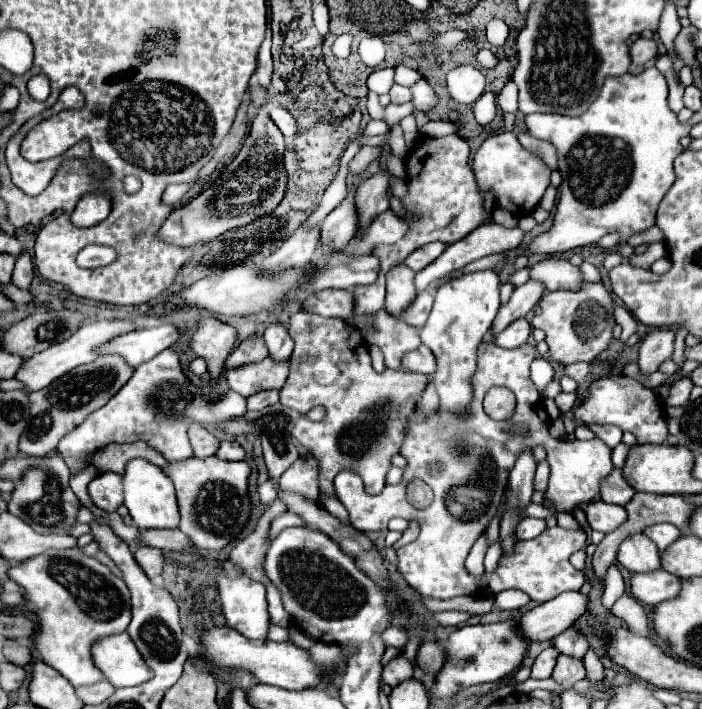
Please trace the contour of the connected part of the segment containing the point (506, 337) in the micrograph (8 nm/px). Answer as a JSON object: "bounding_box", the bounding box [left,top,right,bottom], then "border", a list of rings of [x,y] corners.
{"bounding_box":[496,319,530,349],"border":[[[518,319],[514,323],[510,323],[500,335],[496,335],[496,345],[500,347],[508,347],[508,349],[514,349],[514,347],[520,347],[528,341],[530,337],[530,323],[526,319]]]}

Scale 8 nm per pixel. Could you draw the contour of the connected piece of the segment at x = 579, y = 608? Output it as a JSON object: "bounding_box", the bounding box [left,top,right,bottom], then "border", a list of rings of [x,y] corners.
{"bounding_box":[516,591,588,643],"border":[[[566,591],[552,601],[536,605],[516,619],[518,631],[530,643],[552,641],[560,631],[566,631],[588,605],[588,597],[578,591]]]}

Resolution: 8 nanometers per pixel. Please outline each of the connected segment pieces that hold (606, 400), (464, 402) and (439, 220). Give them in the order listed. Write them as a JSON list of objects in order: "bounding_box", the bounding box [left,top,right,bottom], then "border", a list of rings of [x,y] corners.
[{"bounding_box":[574,373,668,445],"border":[[[612,373],[602,379],[596,379],[590,385],[588,397],[578,403],[574,409],[574,419],[582,423],[596,423],[596,425],[616,425],[622,431],[630,431],[636,435],[638,443],[654,443],[662,445],[668,439],[666,429],[666,415],[664,405],[656,397],[656,393],[642,383],[638,383],[632,377],[626,377],[622,373]]]},{"bounding_box":[420,271,500,413],"border":[[[476,271],[460,279],[440,285],[436,303],[430,311],[428,323],[420,329],[422,345],[430,347],[438,361],[436,391],[440,395],[440,409],[450,413],[468,411],[472,399],[470,377],[476,369],[476,347],[490,329],[500,307],[500,279],[494,271]]]},{"bounding_box":[374,137,488,277],"border":[[[420,137],[416,149],[408,155],[408,193],[402,199],[406,209],[420,215],[420,221],[408,221],[408,233],[402,241],[374,249],[374,255],[382,263],[380,277],[386,275],[392,267],[404,263],[406,255],[418,247],[432,241],[442,241],[446,245],[456,243],[488,219],[488,213],[482,209],[482,195],[468,161],[470,147],[462,137]]]}]

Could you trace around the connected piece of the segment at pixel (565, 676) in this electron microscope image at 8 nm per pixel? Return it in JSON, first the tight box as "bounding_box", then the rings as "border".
{"bounding_box":[552,655,586,691],"border":[[[560,655],[558,657],[556,667],[554,667],[554,673],[552,673],[552,679],[556,683],[560,683],[566,691],[572,689],[584,677],[586,677],[586,671],[584,671],[582,661],[578,661],[574,657],[566,657],[566,655]]]}

